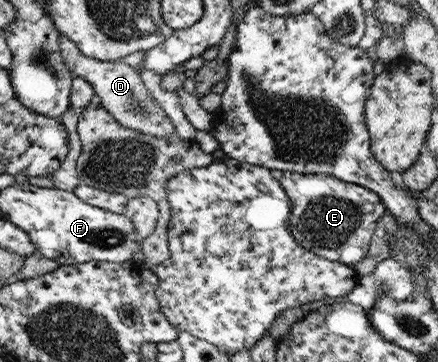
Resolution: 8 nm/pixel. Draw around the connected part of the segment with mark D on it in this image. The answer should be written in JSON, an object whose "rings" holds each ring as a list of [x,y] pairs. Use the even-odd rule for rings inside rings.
{"rings":[[[62,36],[62,50],[64,62],[70,67],[72,74],[79,78],[88,79],[96,89],[96,102],[111,111],[121,127],[137,130],[149,136],[164,138],[176,131],[175,124],[168,117],[168,113],[156,102],[152,93],[144,85],[140,71],[133,67],[117,62],[102,61],[89,58],[72,39]]]}

